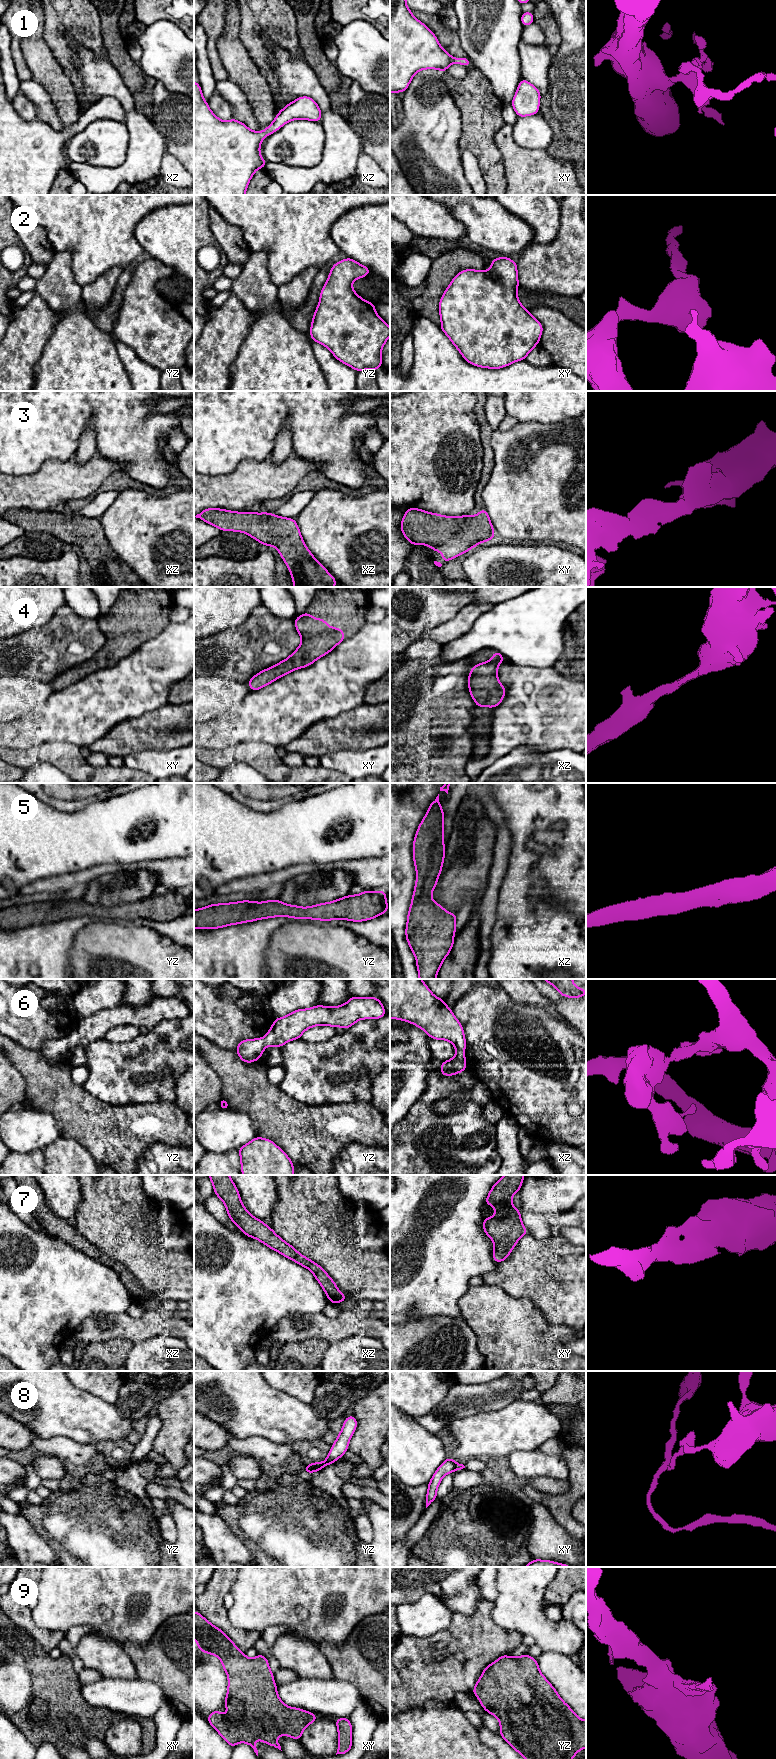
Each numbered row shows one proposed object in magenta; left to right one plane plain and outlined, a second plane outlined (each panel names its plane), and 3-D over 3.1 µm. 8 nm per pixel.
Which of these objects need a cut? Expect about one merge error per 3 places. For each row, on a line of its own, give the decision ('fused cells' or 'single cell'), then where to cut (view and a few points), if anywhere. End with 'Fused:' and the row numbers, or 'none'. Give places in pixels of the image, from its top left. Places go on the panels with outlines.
1: single cell; no cut
2: single cell; no cut
3: single cell; no cut
4: single cell; no cut
5: single cell; no cut
6: single cell; no cut
7: single cell; no cut
8: fused cells; cut in yz along (315, 1463), (319, 1463), (323, 1467)
9: single cell; no cut
Fused: 8

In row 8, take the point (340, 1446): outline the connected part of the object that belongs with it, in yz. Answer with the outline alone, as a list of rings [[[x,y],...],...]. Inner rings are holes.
[[[351,1414],[349,1415],[344,1423],[341,1432],[338,1434],[336,1441],[331,1446],[331,1450],[327,1455],[324,1462],[316,1462],[324,1467],[330,1464],[334,1464],[338,1458],[341,1458],[346,1451],[348,1451],[348,1445],[350,1439],[356,1430],[358,1425],[357,1419]]]

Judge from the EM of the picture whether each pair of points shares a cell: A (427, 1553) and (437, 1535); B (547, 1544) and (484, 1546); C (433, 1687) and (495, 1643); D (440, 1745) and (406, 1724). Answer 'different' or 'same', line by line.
A: same
B: different
C: same
D: same

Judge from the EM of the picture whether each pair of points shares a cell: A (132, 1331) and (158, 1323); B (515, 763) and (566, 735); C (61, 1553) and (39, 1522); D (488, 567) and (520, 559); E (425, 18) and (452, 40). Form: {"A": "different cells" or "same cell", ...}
{"A": "same cell", "B": "different cells", "C": "same cell", "D": "same cell", "E": "same cell"}

